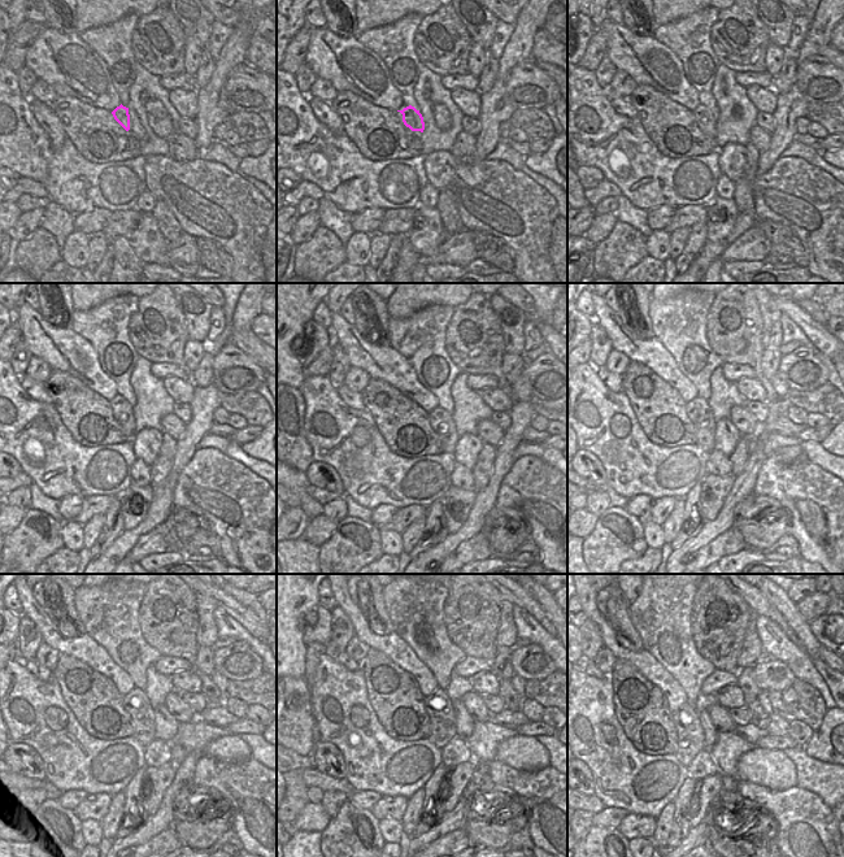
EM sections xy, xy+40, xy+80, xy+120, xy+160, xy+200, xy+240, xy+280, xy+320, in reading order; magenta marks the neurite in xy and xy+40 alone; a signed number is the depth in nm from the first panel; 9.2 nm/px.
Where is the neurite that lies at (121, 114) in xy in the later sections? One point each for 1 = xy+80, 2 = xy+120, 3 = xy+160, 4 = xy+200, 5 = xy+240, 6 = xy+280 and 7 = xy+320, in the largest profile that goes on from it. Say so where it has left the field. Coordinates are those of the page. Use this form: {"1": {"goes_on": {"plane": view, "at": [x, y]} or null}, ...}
{"1": {"goes_on": {"plane": "xy+80", "at": [704, 118]}}, "2": {"goes_on": {"plane": "xy+120", "at": [124, 413]}}, "3": {"goes_on": {"plane": "xy+160", "at": [416, 410]}}, "4": {"goes_on": {"plane": "xy+200", "at": [718, 414]}}, "5": {"goes_on": {"plane": "xy+240", "at": [136, 703]}}, "6": {"goes_on": {"plane": "xy+280", "at": [438, 705]}}, "7": {"goes_on": {"plane": "xy+320", "at": [729, 729]}}}

